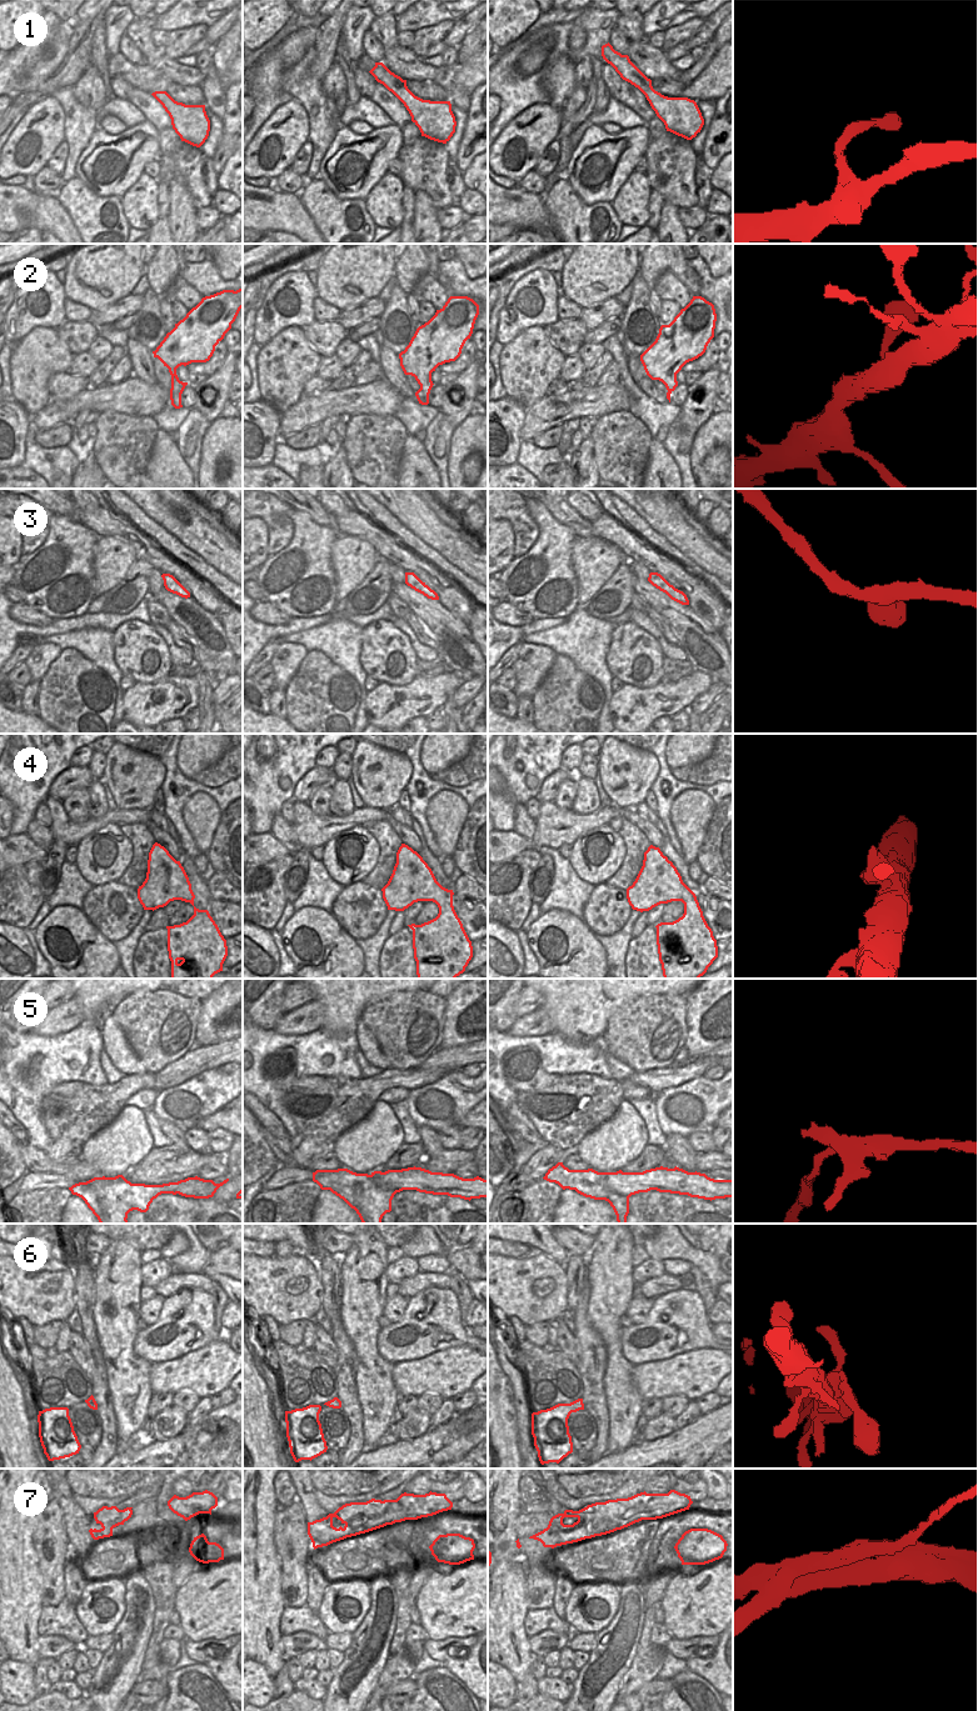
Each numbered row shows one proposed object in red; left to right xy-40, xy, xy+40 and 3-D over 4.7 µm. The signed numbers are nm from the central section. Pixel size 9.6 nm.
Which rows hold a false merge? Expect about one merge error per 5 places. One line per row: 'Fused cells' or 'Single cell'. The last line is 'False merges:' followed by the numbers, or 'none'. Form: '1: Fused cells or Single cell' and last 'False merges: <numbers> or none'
1: Single cell
2: Single cell
3: Single cell
4: Single cell
5: Fused cells
6: Single cell
7: Fused cells
False merges: 5, 7.

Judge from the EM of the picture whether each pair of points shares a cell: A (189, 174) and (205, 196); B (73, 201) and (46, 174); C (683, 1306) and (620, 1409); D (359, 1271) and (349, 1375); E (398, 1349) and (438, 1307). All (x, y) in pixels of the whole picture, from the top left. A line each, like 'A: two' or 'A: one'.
A: one
B: two
C: two
D: two
E: one

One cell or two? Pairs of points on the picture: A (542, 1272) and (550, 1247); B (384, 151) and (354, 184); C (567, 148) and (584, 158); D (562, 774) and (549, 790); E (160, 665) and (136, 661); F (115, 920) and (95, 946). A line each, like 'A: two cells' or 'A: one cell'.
A: two cells
B: one cell
C: two cells
D: one cell
E: one cell
F: two cells

